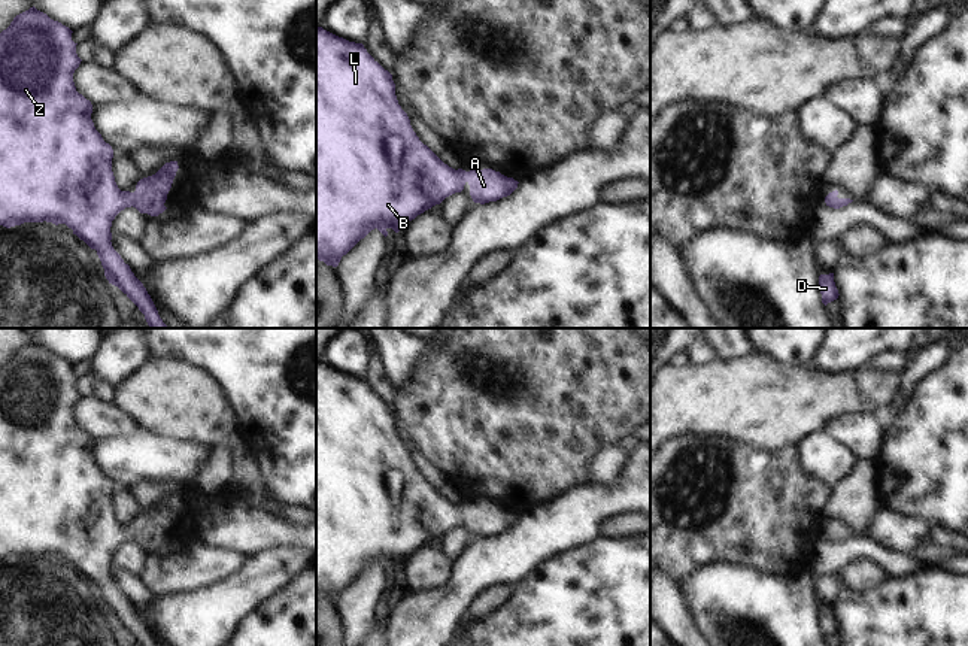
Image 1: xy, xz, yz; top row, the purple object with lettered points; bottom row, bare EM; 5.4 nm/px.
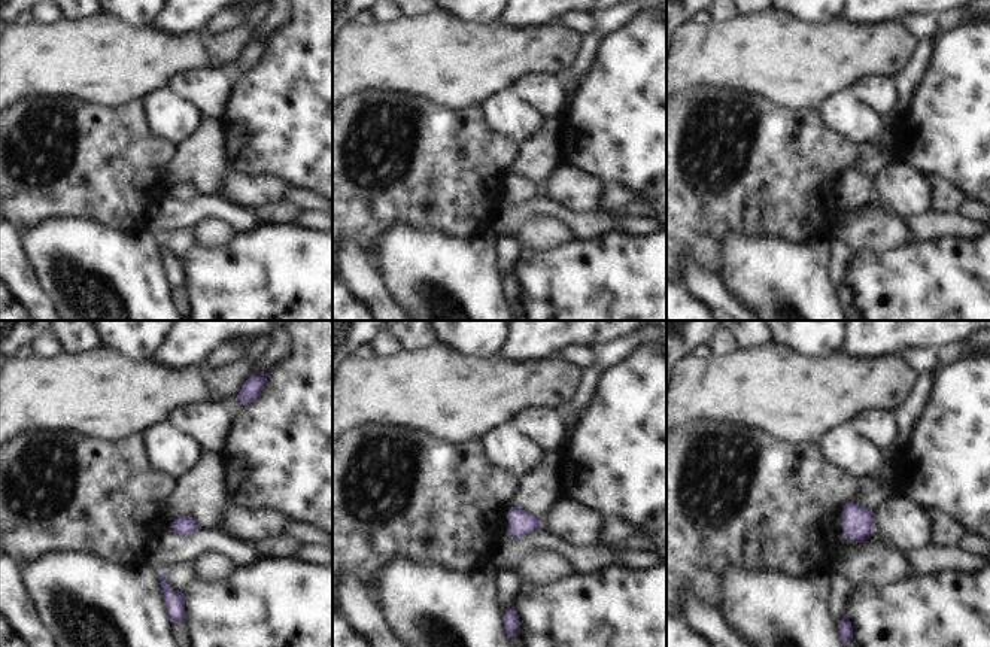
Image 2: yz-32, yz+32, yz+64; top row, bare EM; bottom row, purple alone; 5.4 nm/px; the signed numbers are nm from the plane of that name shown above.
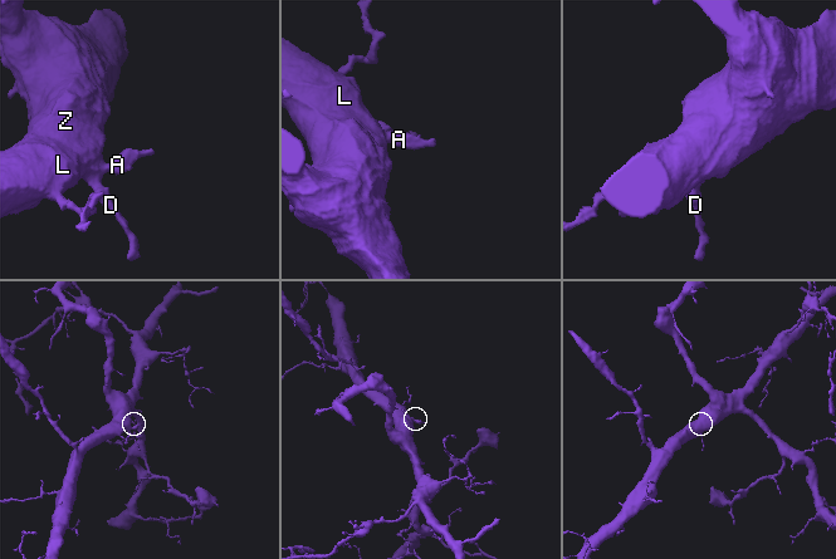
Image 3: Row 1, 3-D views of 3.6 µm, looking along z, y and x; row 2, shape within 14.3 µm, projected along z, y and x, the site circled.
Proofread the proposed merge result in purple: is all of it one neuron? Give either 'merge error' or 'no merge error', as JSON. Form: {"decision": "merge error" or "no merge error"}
{"decision": "no merge error"}

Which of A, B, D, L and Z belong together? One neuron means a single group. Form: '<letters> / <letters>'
A B D L Z

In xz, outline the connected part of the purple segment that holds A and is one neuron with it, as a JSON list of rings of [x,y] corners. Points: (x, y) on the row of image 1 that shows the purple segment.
[[[316,27],[316,260],[337,267],[342,257],[371,230],[377,228],[385,237],[388,228],[398,233],[418,215],[461,192],[465,184],[470,185],[473,201],[485,204],[510,195],[519,182],[492,169],[465,172],[444,164],[413,131],[398,104],[392,75],[362,43]]]

